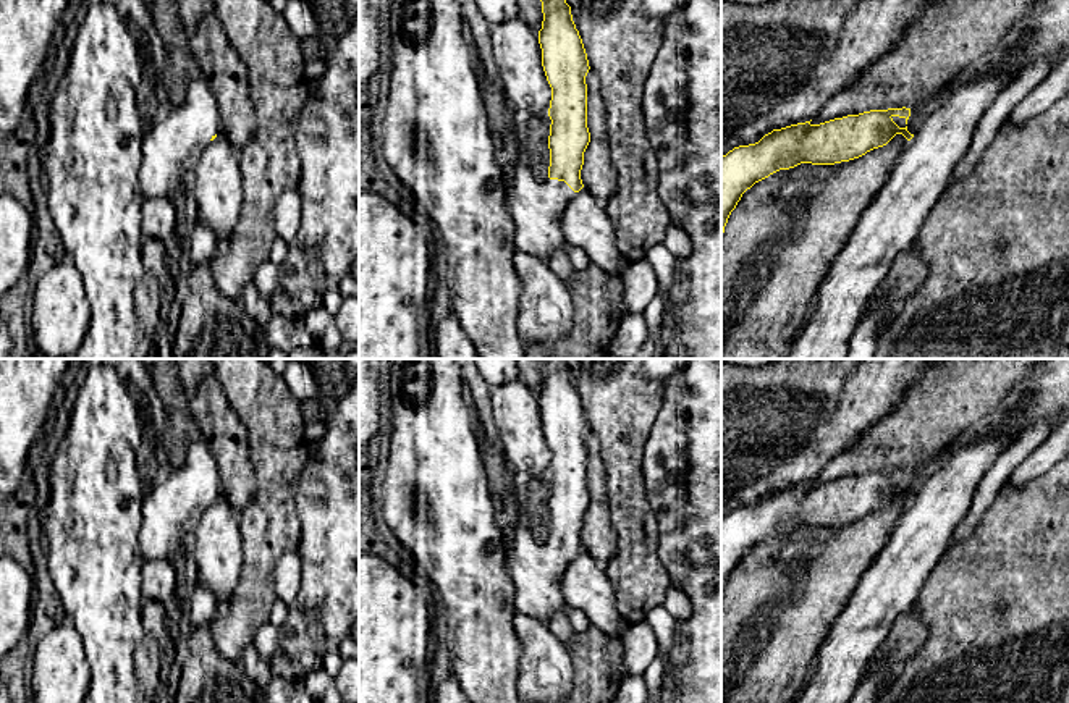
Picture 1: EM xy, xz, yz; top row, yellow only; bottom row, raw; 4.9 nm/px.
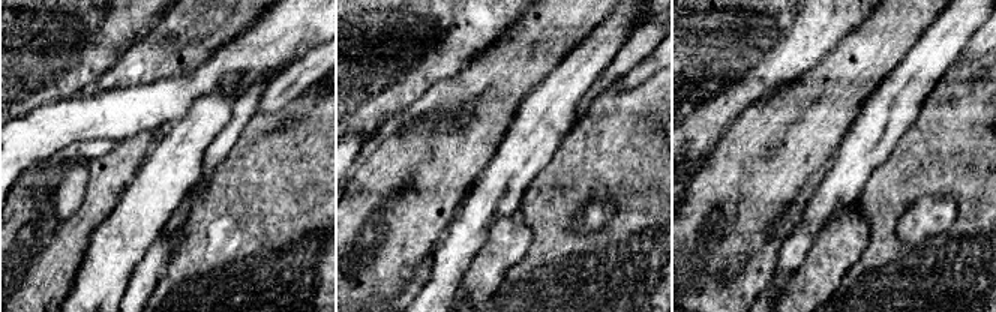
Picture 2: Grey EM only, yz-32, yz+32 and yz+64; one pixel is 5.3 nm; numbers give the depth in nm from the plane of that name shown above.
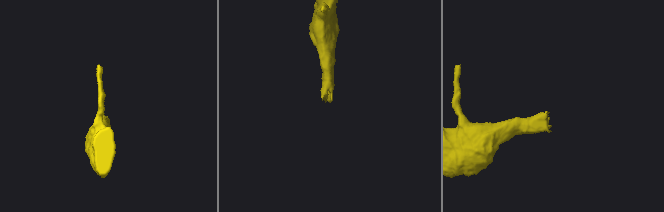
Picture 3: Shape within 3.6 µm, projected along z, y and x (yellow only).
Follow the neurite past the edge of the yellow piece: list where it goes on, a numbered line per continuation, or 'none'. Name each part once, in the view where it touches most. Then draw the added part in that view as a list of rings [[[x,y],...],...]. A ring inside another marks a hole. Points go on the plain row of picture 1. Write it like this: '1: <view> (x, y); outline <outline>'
1: yz (1045, 393); outline [[[1043,359],[1033,368],[1030,378],[983,425],[962,431],[949,451],[936,464],[930,465],[923,475],[911,470],[907,482],[899,478],[891,480],[899,490],[906,490],[911,496],[915,496],[925,477],[959,448],[969,446],[980,438],[991,438],[996,420],[1003,419],[1016,423],[1020,438],[1045,417],[1051,417],[1054,422],[1069,419],[1069,359]]]

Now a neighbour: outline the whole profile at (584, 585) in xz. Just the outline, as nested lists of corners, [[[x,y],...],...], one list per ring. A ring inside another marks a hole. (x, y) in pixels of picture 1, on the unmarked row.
[[[585,549],[574,556],[564,570],[561,591],[568,608],[581,609],[590,624],[619,640],[627,624],[616,608],[616,595],[598,564]]]

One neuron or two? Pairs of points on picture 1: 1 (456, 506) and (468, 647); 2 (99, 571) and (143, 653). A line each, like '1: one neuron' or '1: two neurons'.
1: one neuron
2: two neurons

